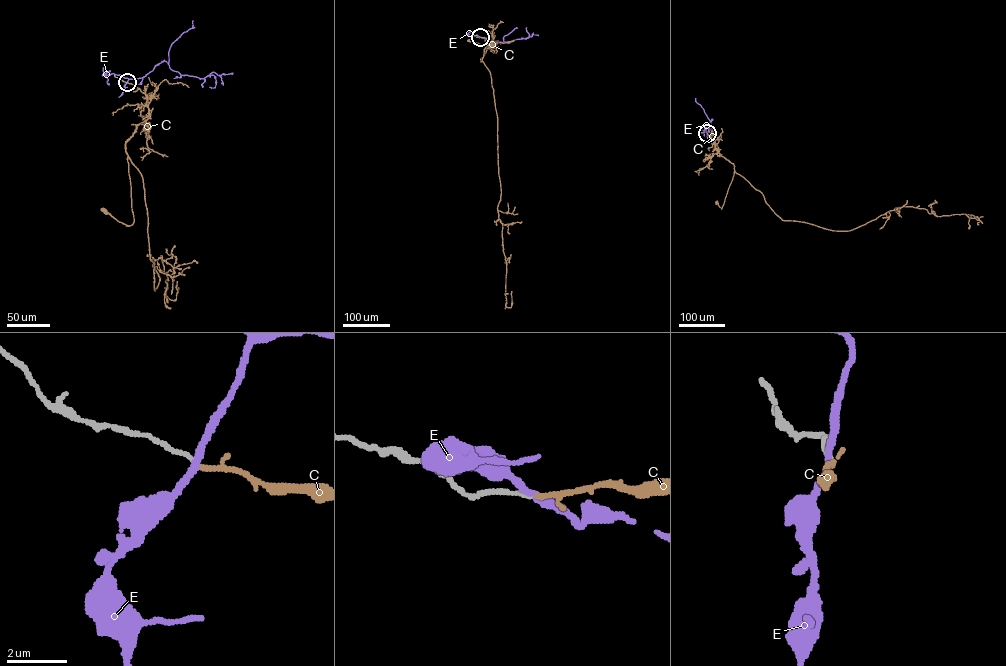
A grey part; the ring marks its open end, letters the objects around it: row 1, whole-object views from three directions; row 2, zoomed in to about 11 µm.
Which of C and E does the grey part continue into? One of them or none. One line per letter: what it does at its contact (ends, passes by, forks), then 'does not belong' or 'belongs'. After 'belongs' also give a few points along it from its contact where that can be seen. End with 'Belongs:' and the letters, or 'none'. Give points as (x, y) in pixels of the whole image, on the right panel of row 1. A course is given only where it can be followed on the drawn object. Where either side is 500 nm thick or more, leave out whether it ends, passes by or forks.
C: it ends; belongs; course (707, 133), (720, 155), (734, 166), (721, 208), (716, 202)
E: it passes by; does not belong
Belongs: C

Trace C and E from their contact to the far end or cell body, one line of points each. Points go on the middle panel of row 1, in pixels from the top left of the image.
C: (480, 37), (493, 44), (486, 48), (482, 61), (485, 46), (469, 40)
E: (480, 37), (500, 43), (528, 38), (526, 27)

